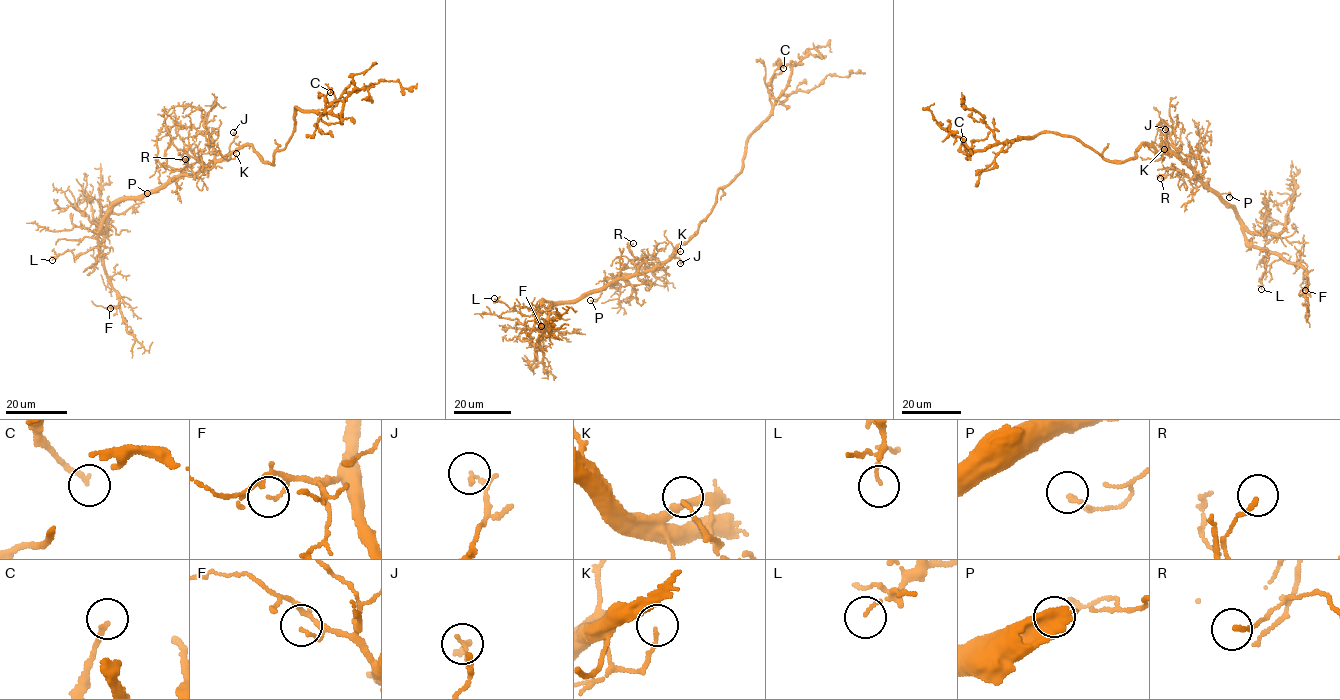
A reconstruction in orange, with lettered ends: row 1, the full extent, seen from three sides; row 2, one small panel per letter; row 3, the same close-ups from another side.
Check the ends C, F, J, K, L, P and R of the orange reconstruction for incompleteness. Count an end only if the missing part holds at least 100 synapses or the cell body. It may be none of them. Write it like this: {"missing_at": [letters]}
{"missing_at": []}

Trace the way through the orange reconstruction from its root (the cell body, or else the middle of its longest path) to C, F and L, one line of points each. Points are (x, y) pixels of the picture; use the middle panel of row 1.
C: (676, 248), (707, 216), (717, 189), (741, 170), (746, 142), (769, 114), (794, 65), (778, 61), (783, 68)
F: (676, 248), (650, 270), (619, 278), (577, 299), (543, 302), (539, 324), (548, 335), (549, 330), (541, 326)
L: (676, 248), (650, 270), (619, 278), (577, 299), (543, 302), (537, 316), (527, 308), (510, 308), (494, 298)

